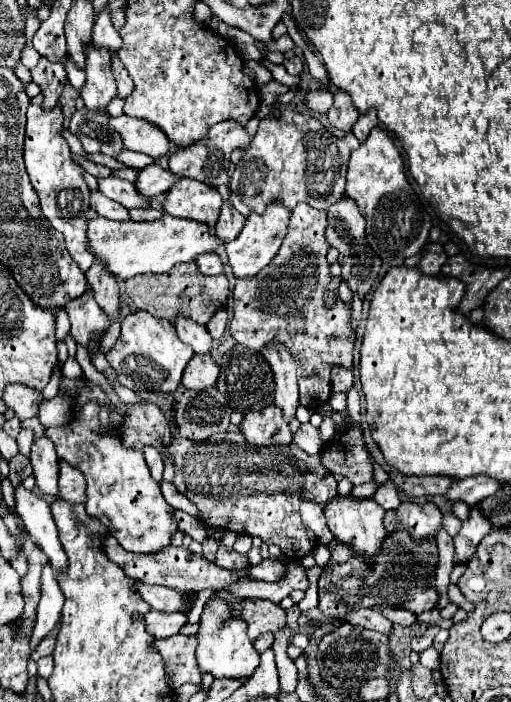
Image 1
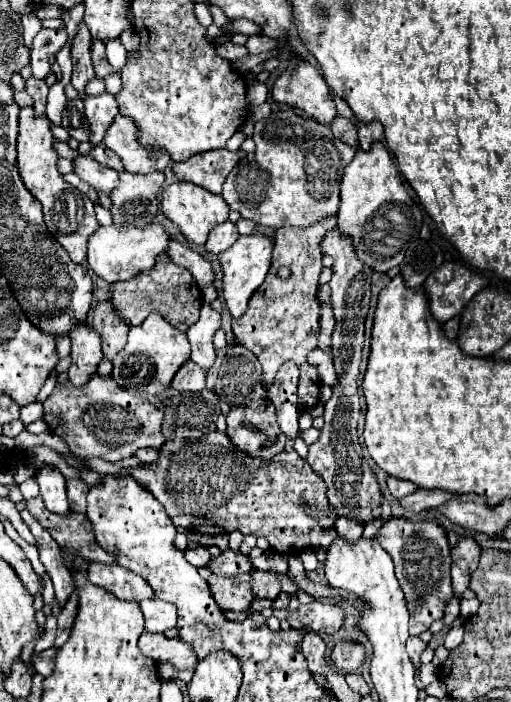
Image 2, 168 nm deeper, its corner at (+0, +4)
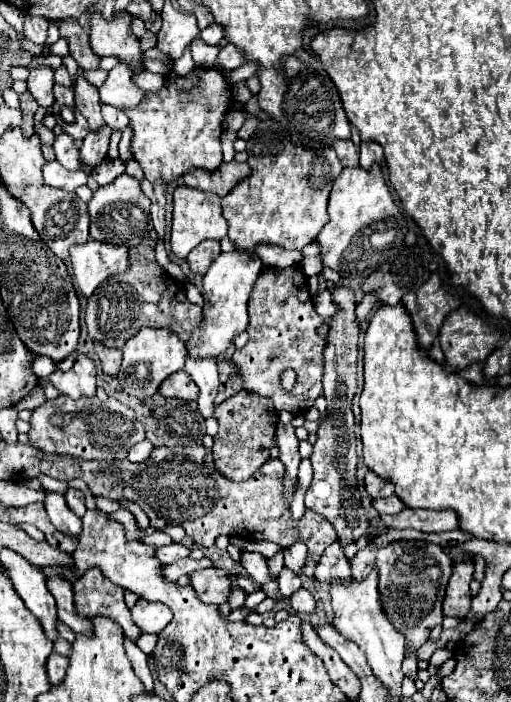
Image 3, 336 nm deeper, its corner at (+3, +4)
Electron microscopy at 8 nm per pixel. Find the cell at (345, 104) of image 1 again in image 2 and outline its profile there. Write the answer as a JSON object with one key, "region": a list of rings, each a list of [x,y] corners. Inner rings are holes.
{"region":[[[336,117],[332,123],[332,135],[344,143],[348,143],[350,147],[358,149],[358,135],[356,135],[356,127],[352,125],[352,121]]]}

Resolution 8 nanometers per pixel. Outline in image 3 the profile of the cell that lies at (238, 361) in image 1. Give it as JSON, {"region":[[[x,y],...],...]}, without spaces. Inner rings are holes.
{"region":[[[233,359],[219,361],[219,381],[221,381],[221,385],[219,385],[219,393],[215,397],[215,405],[227,401],[229,397],[233,397],[245,389],[241,369],[233,363]]]}

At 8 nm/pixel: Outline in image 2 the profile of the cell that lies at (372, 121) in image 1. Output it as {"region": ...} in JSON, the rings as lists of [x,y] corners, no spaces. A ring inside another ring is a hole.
{"region":[[[378,121],[358,123],[358,139],[360,139],[360,149],[368,151],[374,141],[384,141],[384,129]]]}

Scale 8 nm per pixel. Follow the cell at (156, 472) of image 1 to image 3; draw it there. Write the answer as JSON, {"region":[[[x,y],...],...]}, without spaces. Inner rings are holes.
{"region":[[[141,441],[141,443],[137,443],[137,445],[133,445],[131,449],[129,449],[129,461],[131,463],[143,463],[149,455],[151,455],[151,451],[153,451],[153,443],[151,441]]]}

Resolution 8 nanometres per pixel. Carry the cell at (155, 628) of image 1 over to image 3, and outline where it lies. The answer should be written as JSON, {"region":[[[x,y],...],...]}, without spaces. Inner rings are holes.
{"region":[[[139,599],[131,607],[131,619],[137,627],[141,627],[145,633],[161,633],[163,627],[173,619],[173,613],[167,605]]]}

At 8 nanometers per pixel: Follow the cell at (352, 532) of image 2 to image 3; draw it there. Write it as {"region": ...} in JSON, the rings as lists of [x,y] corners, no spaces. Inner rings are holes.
{"region":[[[337,539],[333,545],[329,545],[317,563],[315,579],[319,583],[347,583],[351,579],[351,563],[345,557],[345,547]]]}

